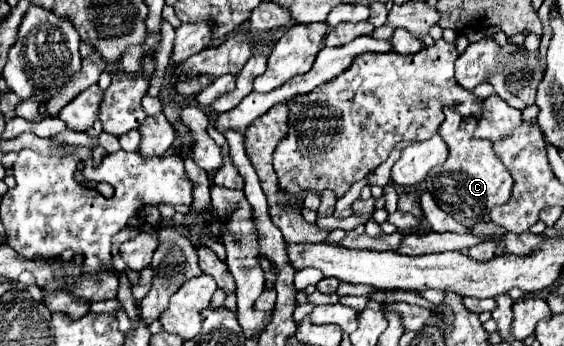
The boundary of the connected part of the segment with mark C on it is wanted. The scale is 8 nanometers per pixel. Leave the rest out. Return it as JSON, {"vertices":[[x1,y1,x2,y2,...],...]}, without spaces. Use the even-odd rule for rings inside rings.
{"vertices":[[444,108,444,116,446,118,440,124,438,134,448,144,450,154,442,166,436,166,428,172,426,188,432,194,434,202,444,212,448,212,454,220,458,220,466,228,474,228,490,214,494,206,500,206,506,200,510,200,512,176,494,154,492,142,474,136,474,128,476,128,474,118,468,118,466,122,462,116,458,116,458,112,450,108]]}

